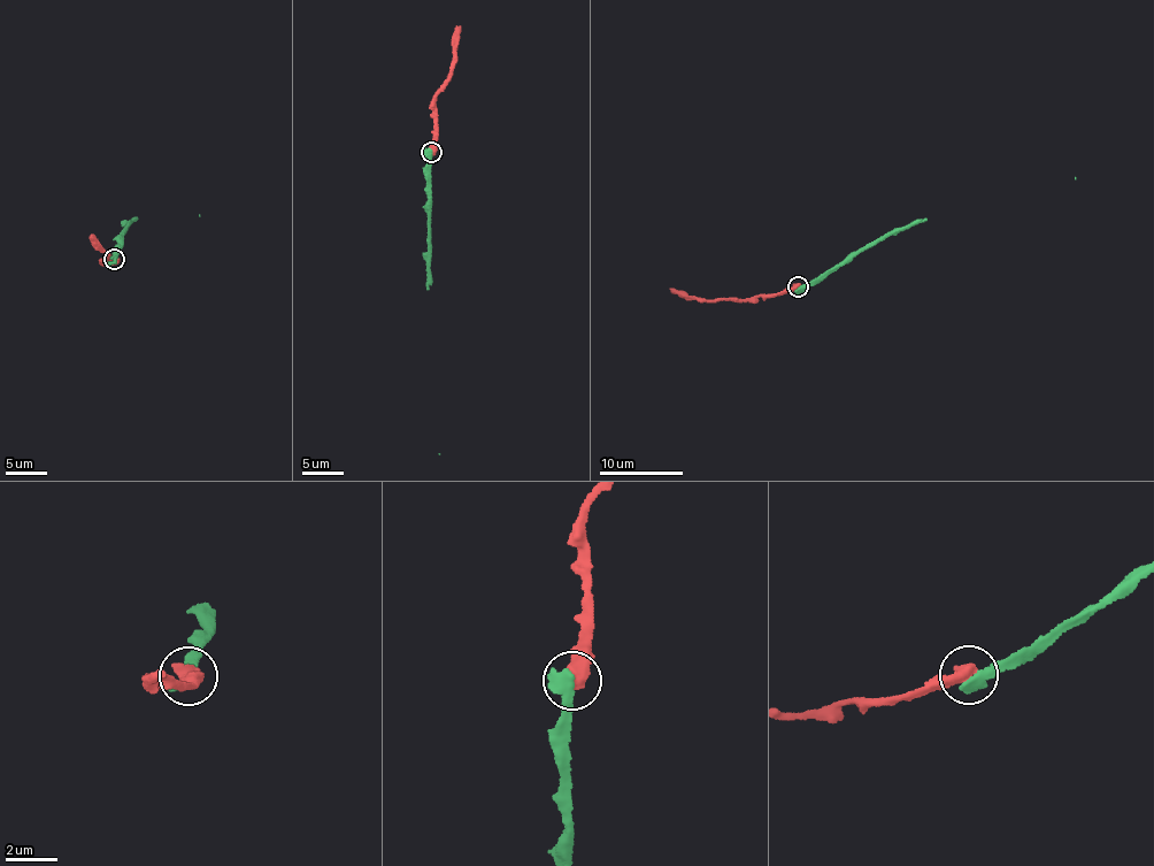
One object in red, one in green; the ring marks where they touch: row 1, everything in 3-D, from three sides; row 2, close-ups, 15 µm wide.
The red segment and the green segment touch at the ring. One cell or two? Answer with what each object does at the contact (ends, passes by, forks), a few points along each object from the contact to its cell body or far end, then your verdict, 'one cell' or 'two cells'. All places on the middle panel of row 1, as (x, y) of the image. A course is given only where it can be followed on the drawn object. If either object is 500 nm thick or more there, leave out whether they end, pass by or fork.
course red (430, 152), (435, 97), (452, 64), (453, 40), (460, 25); course green (430, 152), (428, 289), (439, 453); two cells

